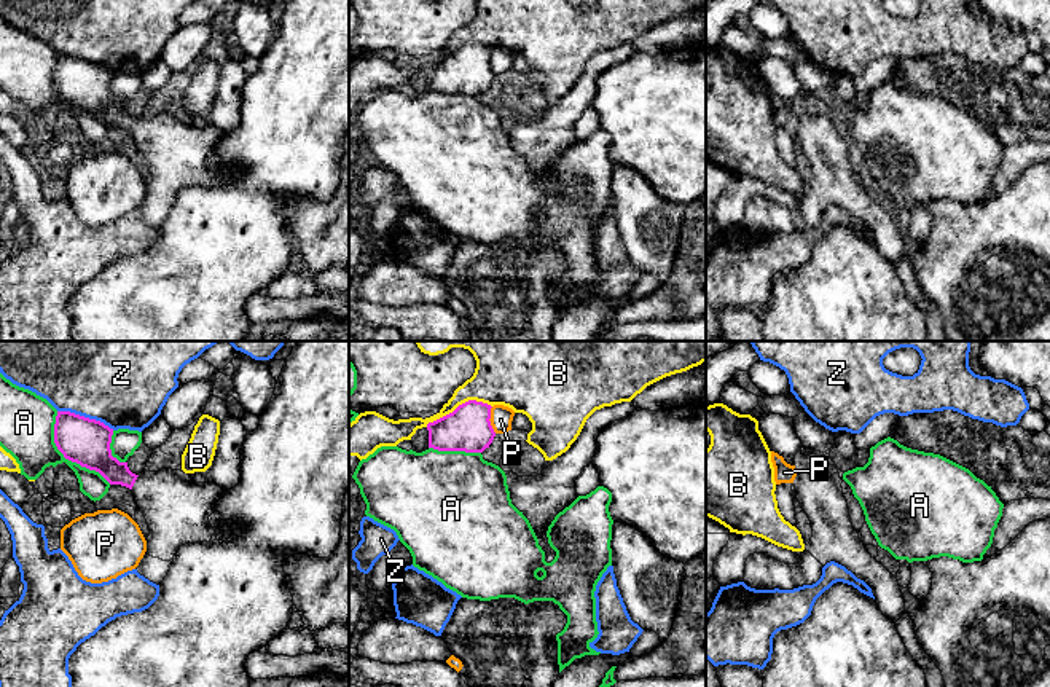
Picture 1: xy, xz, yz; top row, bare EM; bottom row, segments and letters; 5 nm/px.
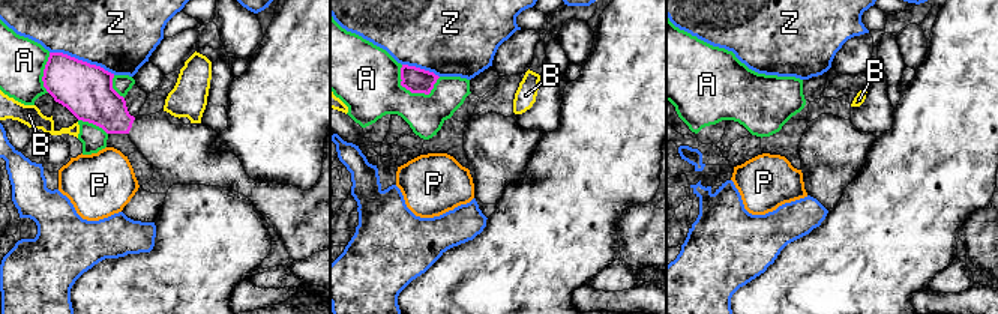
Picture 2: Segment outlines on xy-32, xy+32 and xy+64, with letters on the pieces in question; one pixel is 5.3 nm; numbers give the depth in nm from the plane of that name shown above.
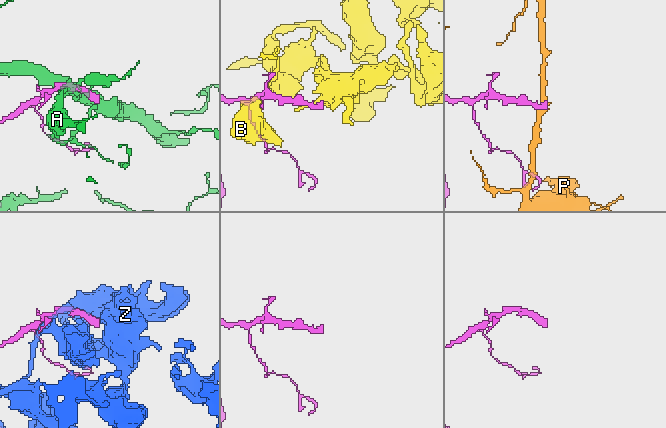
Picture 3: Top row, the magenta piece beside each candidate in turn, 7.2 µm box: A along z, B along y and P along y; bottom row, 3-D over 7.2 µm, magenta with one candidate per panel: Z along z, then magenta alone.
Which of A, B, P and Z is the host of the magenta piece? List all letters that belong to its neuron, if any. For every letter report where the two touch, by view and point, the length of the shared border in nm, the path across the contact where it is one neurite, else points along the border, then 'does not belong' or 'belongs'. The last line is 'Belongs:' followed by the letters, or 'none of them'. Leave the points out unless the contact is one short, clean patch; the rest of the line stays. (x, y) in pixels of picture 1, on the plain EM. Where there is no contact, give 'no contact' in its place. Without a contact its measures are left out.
A: meets magenta in xy at (66, 101); contact 460 nm long; does not belong
B: meets magenta in xz at (459, 48); contact 360 nm long; does not belong
P: meets magenta in xz at (489, 61); contact 140 nm long; border along xz (491, 50), (489, 67), (496, 75); does not belong
Z: meets magenta in xy at (86, 61); contact 300 nm long; does not belong
Belongs: none of them

